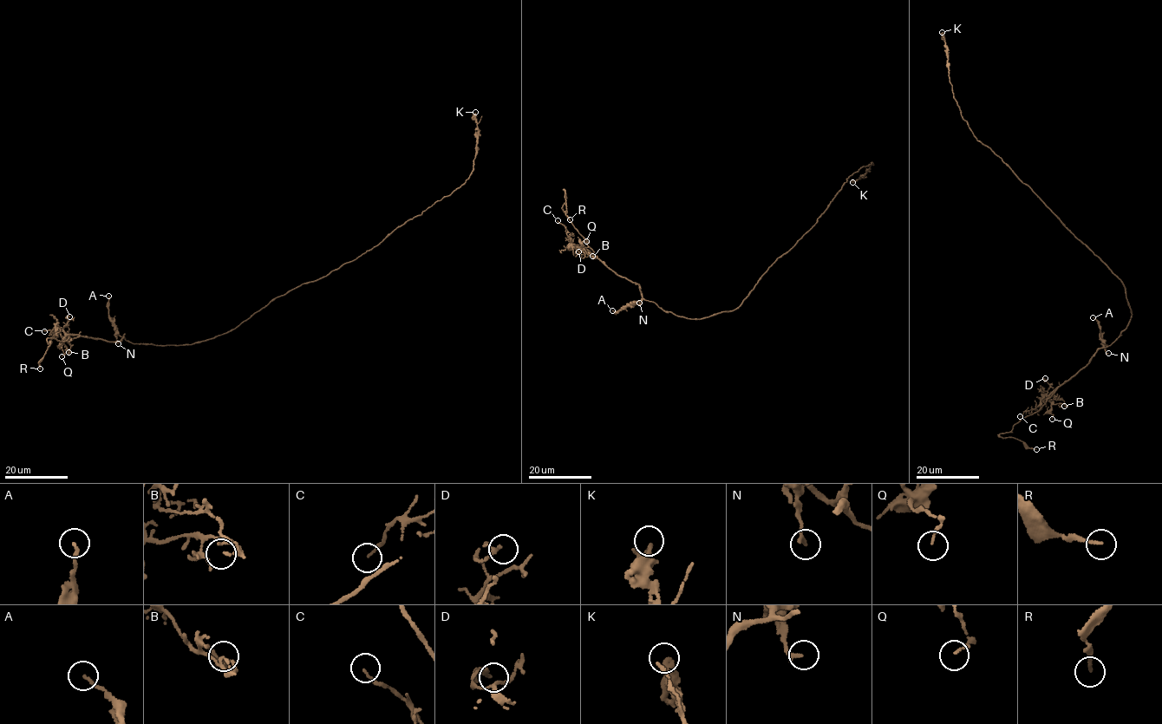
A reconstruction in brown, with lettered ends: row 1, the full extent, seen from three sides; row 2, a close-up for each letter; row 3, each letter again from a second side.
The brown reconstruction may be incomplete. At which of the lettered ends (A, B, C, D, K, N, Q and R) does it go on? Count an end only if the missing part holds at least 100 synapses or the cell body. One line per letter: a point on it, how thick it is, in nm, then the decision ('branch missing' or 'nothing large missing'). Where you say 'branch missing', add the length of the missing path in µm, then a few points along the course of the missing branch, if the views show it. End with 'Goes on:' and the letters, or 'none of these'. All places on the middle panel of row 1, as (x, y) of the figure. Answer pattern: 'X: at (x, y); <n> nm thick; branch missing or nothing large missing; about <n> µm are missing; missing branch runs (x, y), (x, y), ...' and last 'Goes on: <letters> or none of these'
A: at (612, 310); 150 nm thick; nothing large missing
B: at (592, 256); 80 nm thick; nothing large missing
C: at (558, 220); 100 nm thick; nothing large missing
D: at (578, 251); 150 nm thick; nothing large missing
K: at (852, 182); 220 nm thick; nothing large missing
N: at (639, 303); 180 nm thick; nothing large missing
Q: at (586, 241); 130 nm thick; nothing large missing
R: at (570, 219); 150 nm thick; branch missing; about 20 µm are missing; missing branch runs (570, 219), (577, 233), (575, 261), (578, 263)
Goes on: R

